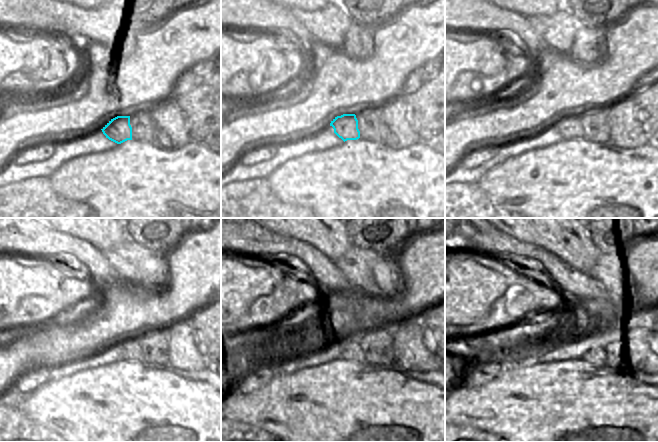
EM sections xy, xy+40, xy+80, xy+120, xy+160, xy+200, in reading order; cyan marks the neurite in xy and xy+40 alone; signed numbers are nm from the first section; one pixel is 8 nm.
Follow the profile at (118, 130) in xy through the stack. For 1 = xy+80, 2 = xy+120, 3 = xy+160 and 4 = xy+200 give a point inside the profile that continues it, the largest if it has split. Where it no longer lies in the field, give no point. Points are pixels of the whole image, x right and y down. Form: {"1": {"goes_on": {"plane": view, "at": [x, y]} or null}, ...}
{"1": {"goes_on": {"plane": "xy+80", "at": [569, 127]}}, "2": {"goes_on": {"plane": "xy+120", "at": [131, 352]}}, "3": {"goes_on": {"plane": "xy+160", "at": [352, 351]}}, "4": {"goes_on": {"plane": "xy+200", "at": [586, 357]}}}

